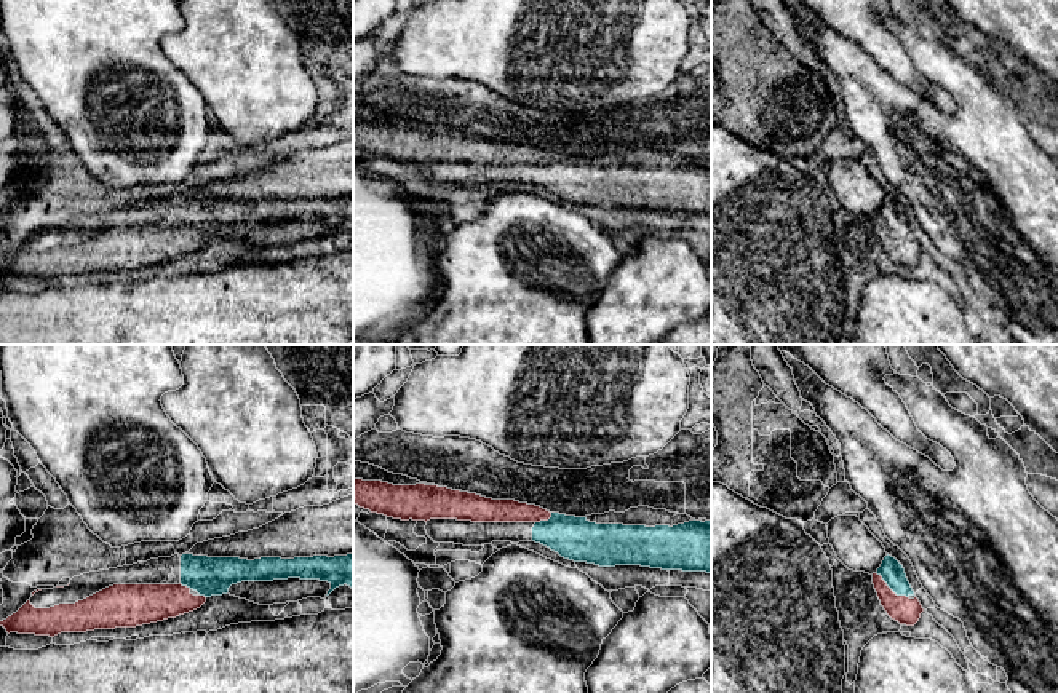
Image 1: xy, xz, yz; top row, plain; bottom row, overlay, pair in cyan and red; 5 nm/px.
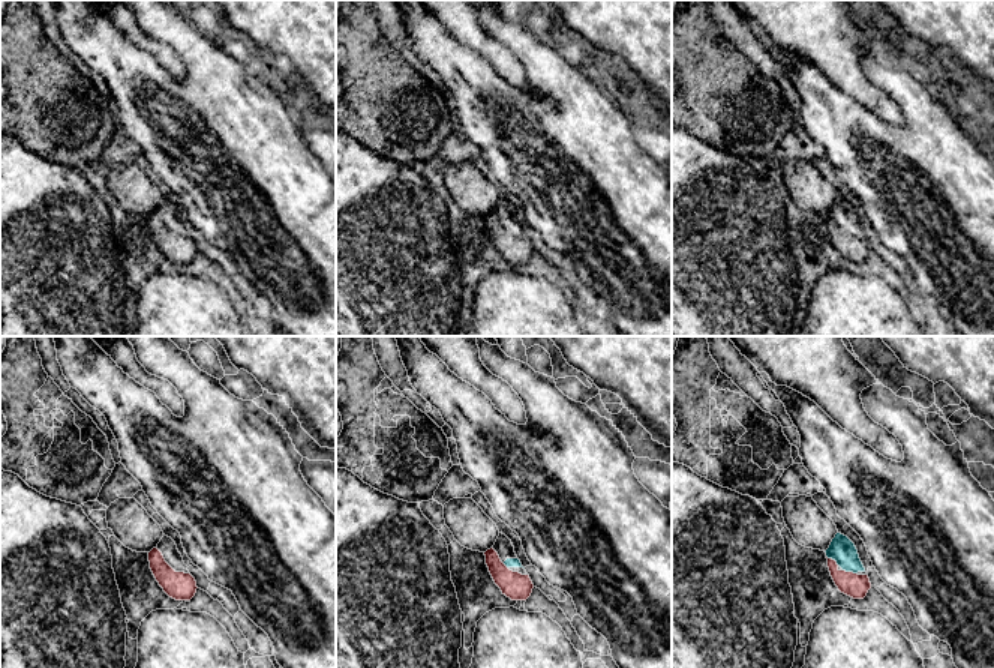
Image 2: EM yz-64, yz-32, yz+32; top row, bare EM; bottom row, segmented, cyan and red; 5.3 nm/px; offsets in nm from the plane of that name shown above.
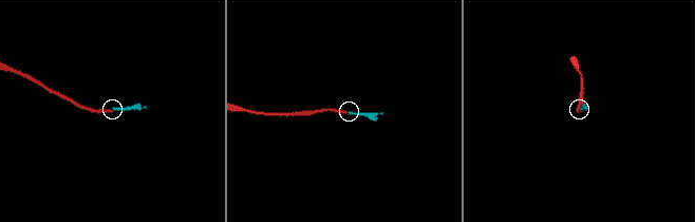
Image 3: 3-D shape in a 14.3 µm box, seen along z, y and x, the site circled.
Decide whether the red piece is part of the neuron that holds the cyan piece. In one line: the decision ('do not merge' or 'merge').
merge

